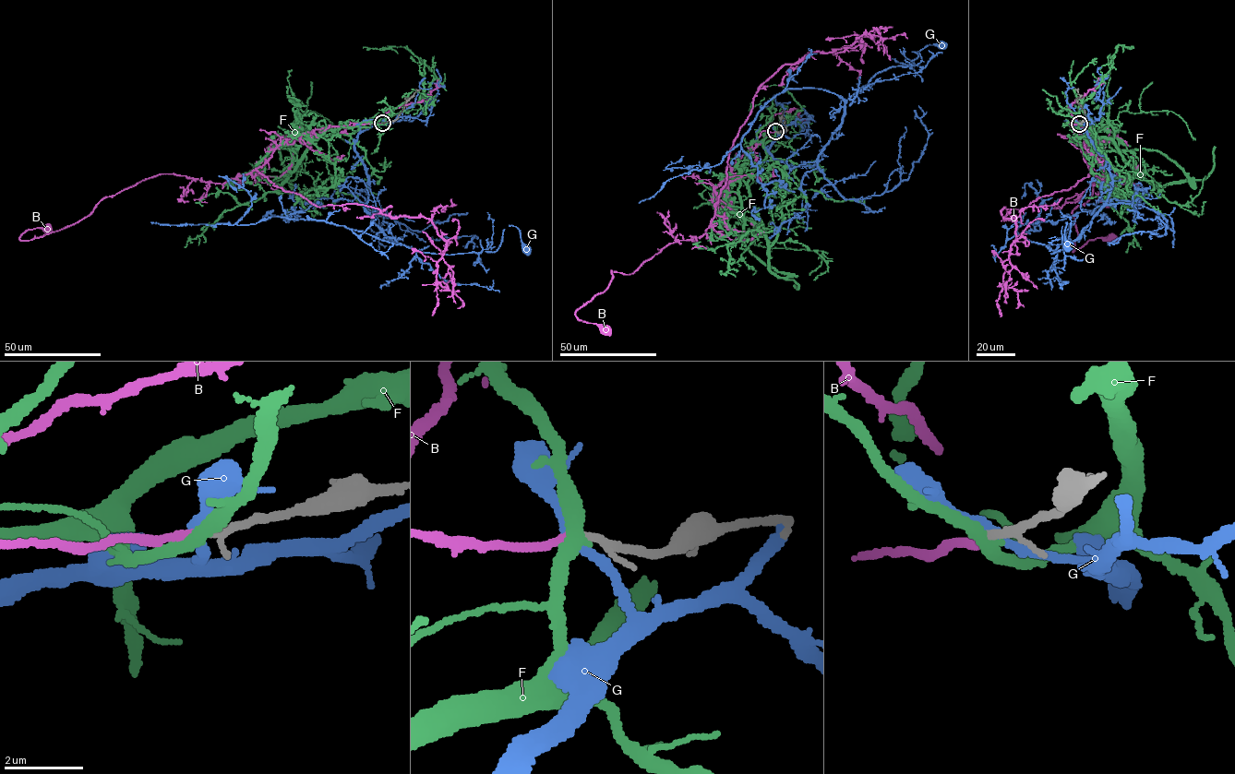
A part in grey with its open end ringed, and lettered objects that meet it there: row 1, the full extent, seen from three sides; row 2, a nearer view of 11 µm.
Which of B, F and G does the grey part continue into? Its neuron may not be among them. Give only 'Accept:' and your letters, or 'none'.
Accept: B

